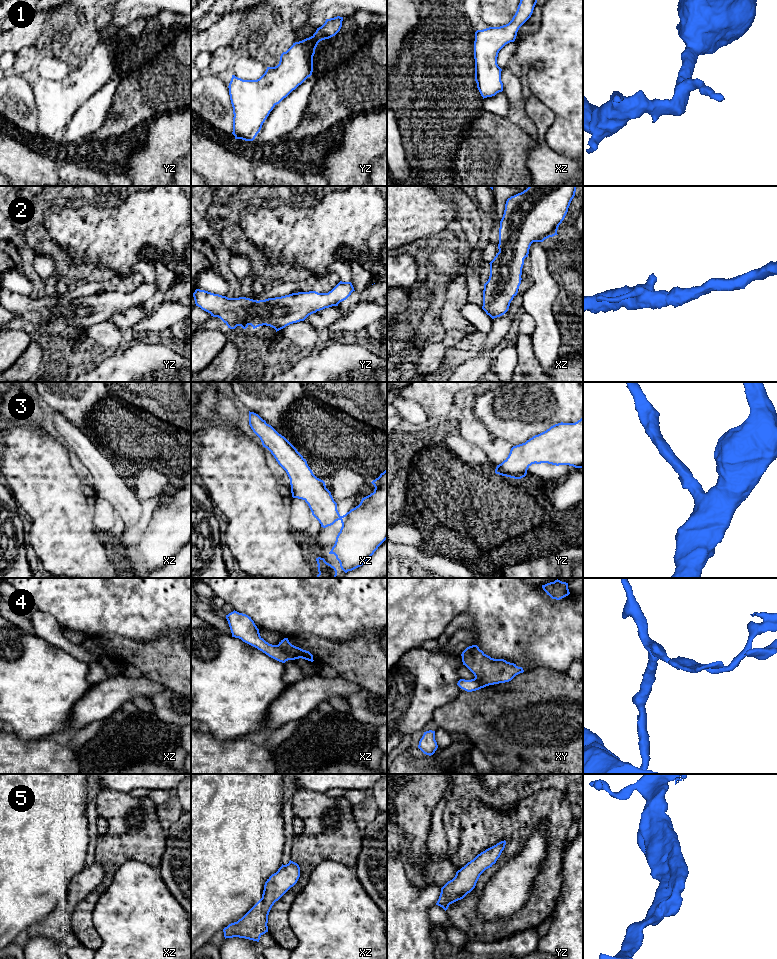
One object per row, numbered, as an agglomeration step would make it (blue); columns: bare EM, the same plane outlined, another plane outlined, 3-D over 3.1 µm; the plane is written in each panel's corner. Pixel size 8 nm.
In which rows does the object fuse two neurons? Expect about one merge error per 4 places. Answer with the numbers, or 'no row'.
4

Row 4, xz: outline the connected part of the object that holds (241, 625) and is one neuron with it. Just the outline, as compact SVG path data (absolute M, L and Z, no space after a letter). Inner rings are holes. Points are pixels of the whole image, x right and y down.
M233 611L226 615L232 637L239 638L243 642L257 648L269 657L285 663L288 660L295 660L296 657L283 651L278 645L266 642L259 633L254 621L246 614Z

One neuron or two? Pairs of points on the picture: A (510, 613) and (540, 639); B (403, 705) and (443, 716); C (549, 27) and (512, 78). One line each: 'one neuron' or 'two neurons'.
A: one neuron
B: two neurons
C: two neurons

